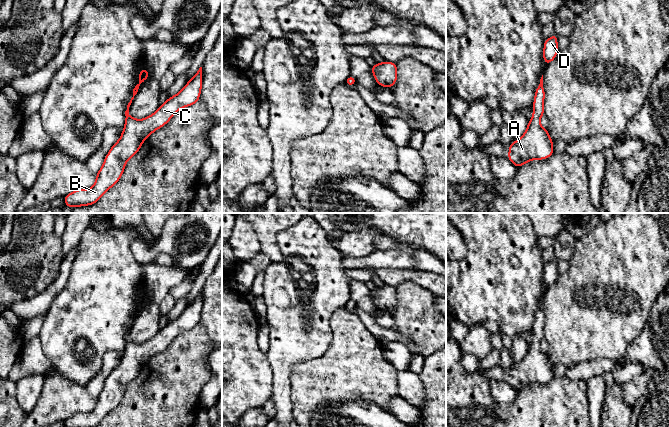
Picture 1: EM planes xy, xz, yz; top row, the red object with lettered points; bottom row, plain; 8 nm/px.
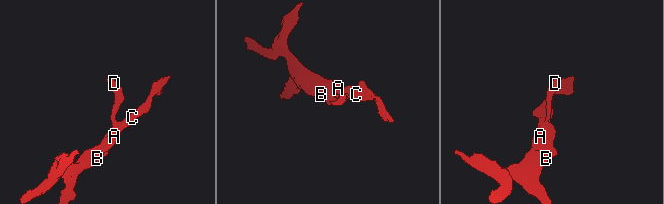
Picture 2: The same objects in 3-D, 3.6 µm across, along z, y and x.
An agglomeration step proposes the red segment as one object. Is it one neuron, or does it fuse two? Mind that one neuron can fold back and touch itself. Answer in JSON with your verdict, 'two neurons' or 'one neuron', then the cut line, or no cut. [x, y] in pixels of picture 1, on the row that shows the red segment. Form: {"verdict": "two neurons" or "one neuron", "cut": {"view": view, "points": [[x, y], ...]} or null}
{"verdict": "one neuron", "cut": null}

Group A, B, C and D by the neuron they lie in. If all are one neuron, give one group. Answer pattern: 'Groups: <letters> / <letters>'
Groups: A B C D

